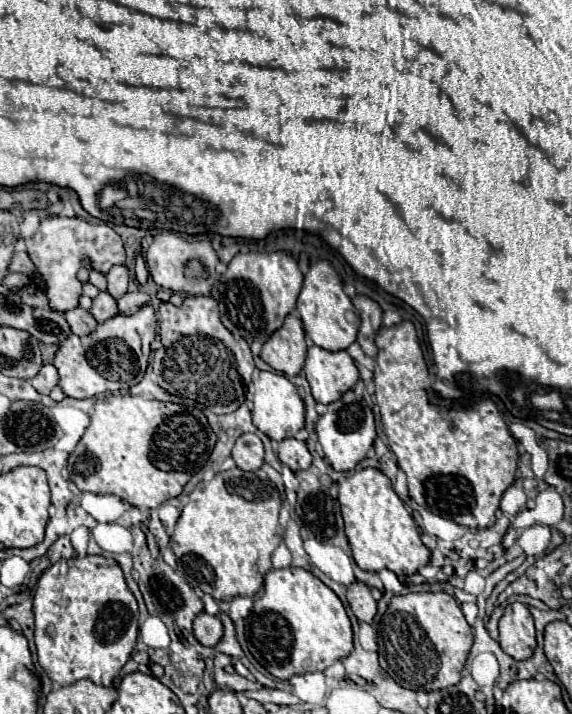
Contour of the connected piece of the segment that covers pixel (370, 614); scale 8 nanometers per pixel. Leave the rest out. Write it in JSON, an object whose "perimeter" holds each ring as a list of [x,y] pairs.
{"perimeter":[[[354,581],[352,585],[346,587],[346,599],[352,609],[352,613],[358,617],[362,623],[372,623],[376,615],[376,601],[370,593],[370,587],[366,583]]]}

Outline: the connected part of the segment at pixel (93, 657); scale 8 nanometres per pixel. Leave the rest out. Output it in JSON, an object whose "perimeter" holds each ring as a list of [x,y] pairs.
{"perimeter":[[[86,555],[74,559],[58,559],[40,577],[34,593],[34,641],[38,649],[38,661],[46,675],[60,687],[76,683],[80,679],[92,679],[98,685],[110,687],[120,669],[128,661],[138,635],[138,605],[124,581],[124,573],[118,561],[102,555]]]}

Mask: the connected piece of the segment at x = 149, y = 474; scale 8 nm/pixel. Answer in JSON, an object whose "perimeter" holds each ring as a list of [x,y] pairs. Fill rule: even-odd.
{"perimeter":[[[140,395],[98,399],[92,421],[68,459],[70,479],[80,491],[112,493],[134,507],[158,507],[178,497],[188,479],[200,471],[214,445],[216,433],[200,409],[164,403]]]}

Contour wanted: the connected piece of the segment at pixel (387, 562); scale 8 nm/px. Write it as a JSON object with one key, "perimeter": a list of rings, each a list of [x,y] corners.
{"perimeter":[[[374,467],[360,469],[340,483],[338,501],[346,525],[352,557],[360,569],[380,571],[390,569],[396,575],[414,575],[430,563],[430,549],[422,543],[418,527],[404,503],[392,489],[392,481]]]}

